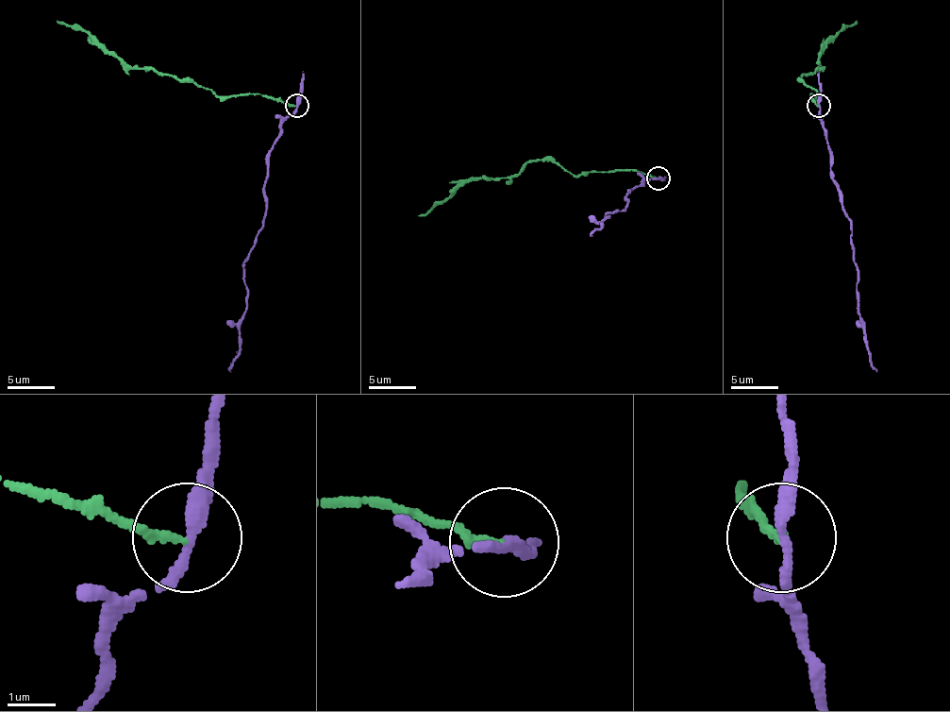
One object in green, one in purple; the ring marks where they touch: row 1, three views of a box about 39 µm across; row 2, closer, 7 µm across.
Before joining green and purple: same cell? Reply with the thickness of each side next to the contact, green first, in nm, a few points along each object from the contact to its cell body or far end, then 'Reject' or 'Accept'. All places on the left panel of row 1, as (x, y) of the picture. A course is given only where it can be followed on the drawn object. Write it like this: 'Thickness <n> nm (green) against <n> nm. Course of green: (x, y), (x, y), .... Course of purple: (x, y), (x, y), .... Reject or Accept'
Thickness 170 nm (green) against 240 nm. Course of green: (297, 106), (259, 94), (217, 96), (189, 80), (172, 77), (151, 68), (127, 68), (87, 33), (56, 21). Course of purple: (297, 106), (280, 125), (269, 153), (266, 215), (242, 264), (245, 314), (238, 330), (238, 354), (228, 371). Reject

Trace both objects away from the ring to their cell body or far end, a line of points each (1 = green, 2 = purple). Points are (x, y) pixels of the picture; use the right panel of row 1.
1: (818, 106), (810, 94), (815, 96), (801, 77), (818, 68), (818, 54), (856, 21)
2: (818, 106), (829, 175), (851, 222), (858, 314), (877, 371)

